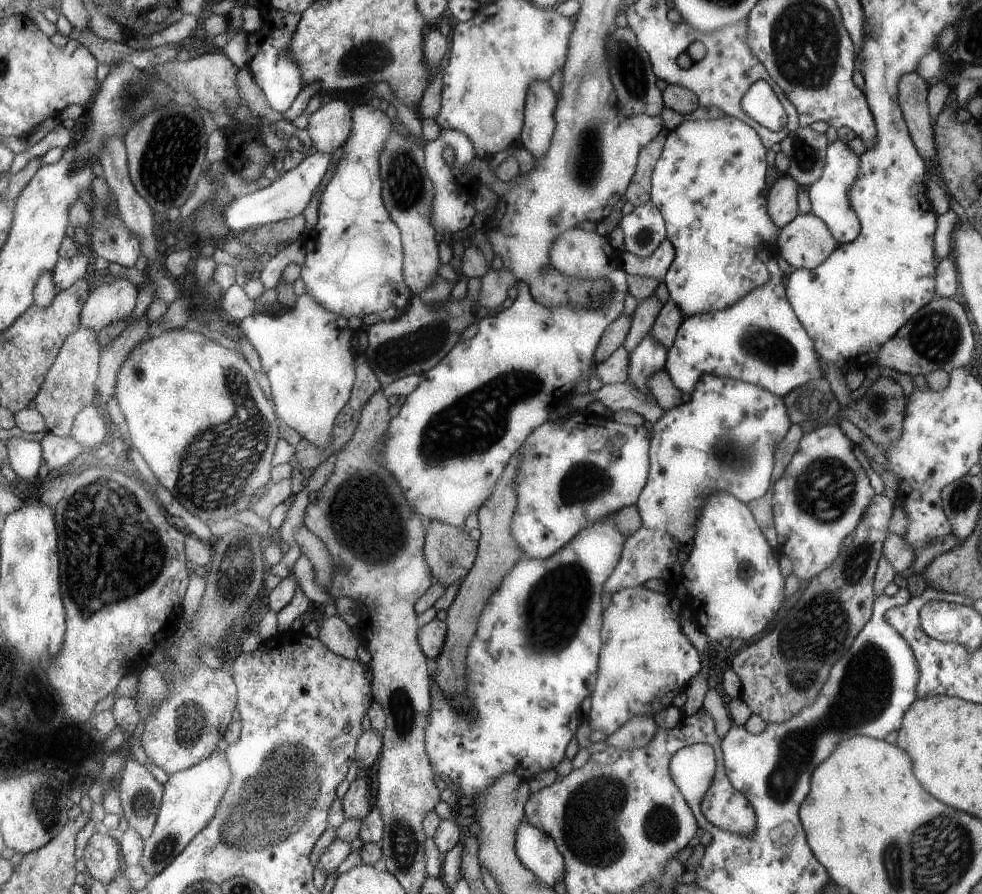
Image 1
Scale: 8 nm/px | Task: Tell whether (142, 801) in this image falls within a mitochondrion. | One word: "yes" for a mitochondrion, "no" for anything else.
yes

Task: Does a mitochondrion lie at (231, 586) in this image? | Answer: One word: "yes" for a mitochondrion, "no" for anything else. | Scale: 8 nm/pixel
yes

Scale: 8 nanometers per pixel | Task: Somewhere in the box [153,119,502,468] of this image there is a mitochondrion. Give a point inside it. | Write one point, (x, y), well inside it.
(399, 355)

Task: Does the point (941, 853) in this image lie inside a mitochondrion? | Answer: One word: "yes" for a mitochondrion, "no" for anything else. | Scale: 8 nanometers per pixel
yes

